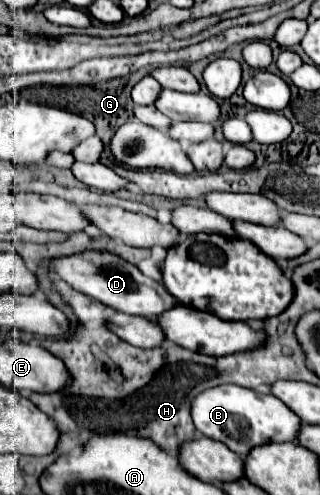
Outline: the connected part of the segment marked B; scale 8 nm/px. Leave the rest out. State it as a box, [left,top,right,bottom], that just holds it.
[191,385,303,457]

